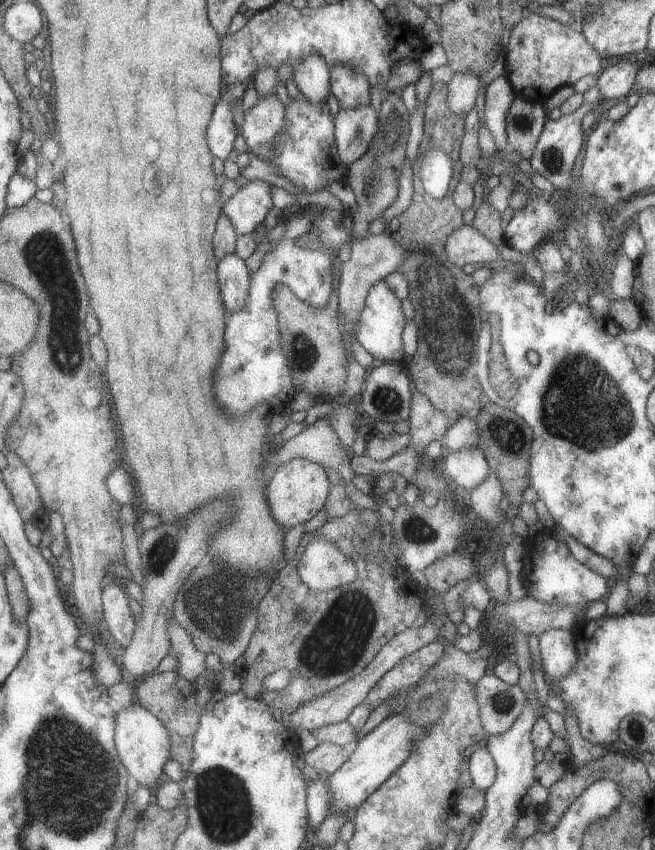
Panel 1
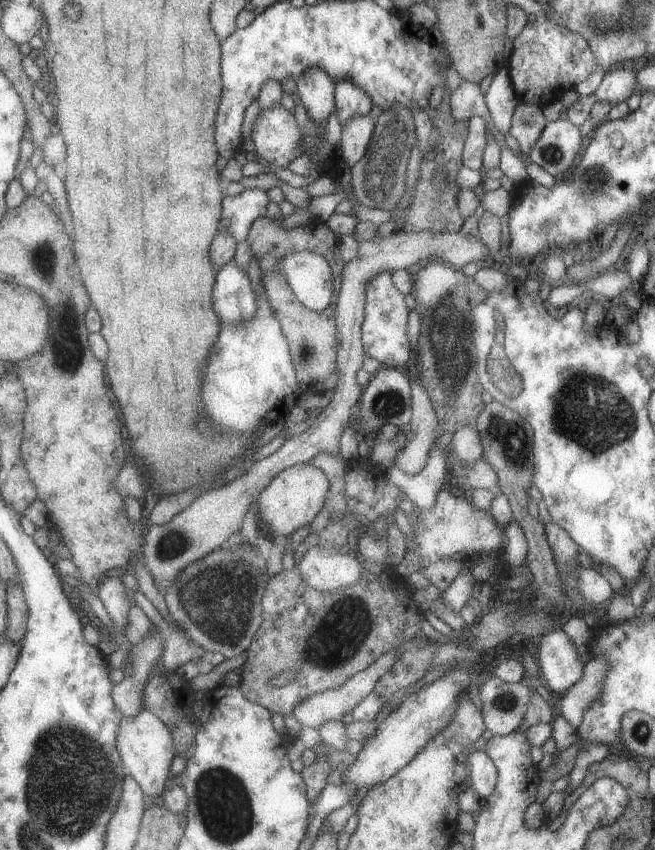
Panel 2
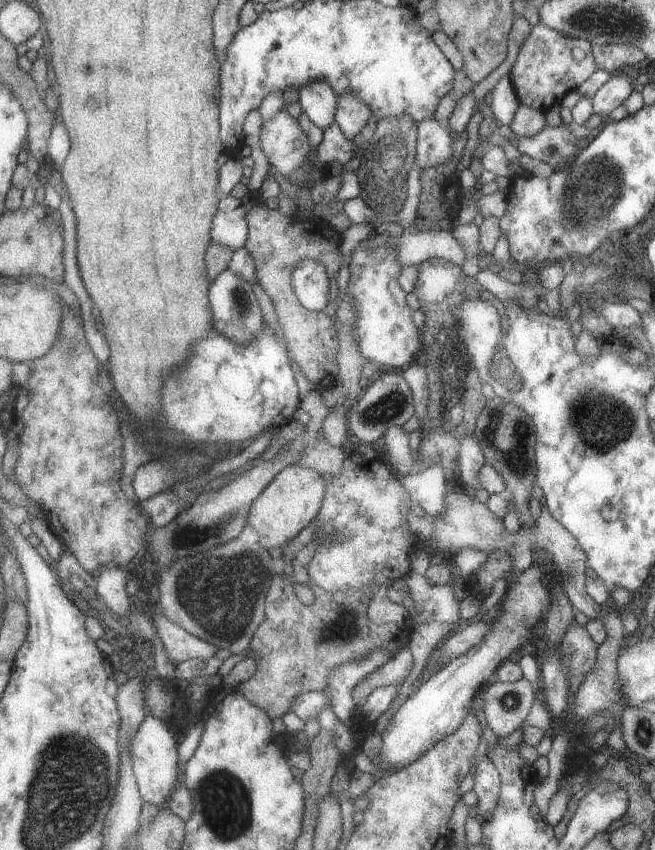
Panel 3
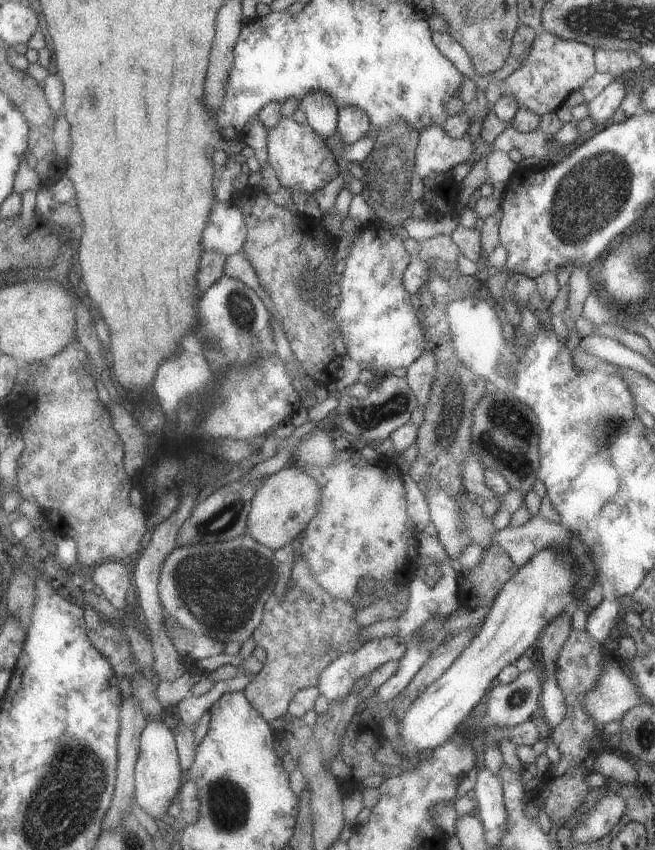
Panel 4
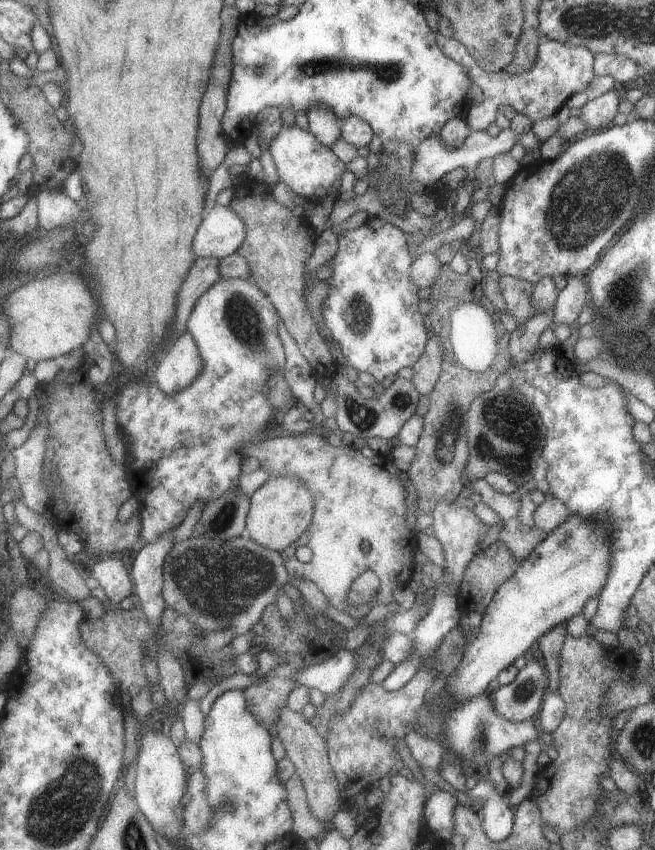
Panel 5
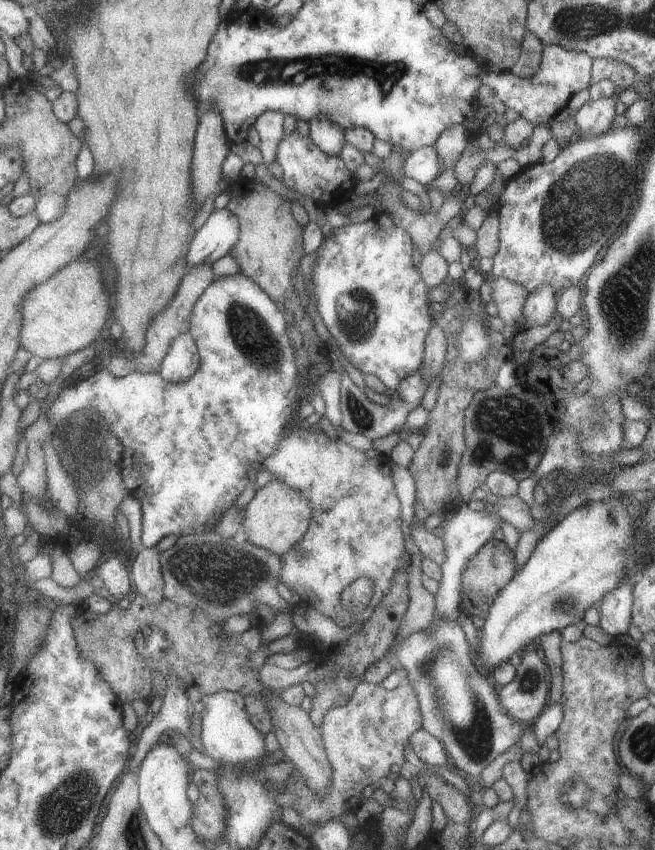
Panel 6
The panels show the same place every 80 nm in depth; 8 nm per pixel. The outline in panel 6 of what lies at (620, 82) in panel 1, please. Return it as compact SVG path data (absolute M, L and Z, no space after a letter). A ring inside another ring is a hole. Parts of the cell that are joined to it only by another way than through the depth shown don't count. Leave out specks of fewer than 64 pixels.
M601 97L594 101L589 98L579 110L573 112L572 119L587 137L603 135L612 129L615 103L615 97Z

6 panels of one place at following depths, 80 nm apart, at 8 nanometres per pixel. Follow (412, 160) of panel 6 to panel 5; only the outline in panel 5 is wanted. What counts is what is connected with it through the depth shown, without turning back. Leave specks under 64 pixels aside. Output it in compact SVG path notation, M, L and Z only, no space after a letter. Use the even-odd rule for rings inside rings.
M508 129L501 130L497 136L489 136L485 131L470 131L463 144L458 149L446 148L446 144L433 135L427 140L424 140L417 148L415 148L415 160L413 163L413 180L419 181L424 187L433 188L439 183L442 178L455 168L462 168L466 171L467 177L473 179L473 171L475 166L483 158L493 158L496 154L511 152L512 147L519 142L527 149L534 149L540 146L540 142L534 137L534 134L529 131L527 134L516 137L513 132Z

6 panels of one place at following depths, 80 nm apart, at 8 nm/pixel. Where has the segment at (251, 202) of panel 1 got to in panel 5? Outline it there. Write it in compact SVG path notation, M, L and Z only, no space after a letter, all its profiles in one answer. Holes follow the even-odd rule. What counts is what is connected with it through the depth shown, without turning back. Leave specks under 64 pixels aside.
M216 203L199 228L193 250L198 258L221 260L238 253L246 236L247 228L241 216L229 205Z

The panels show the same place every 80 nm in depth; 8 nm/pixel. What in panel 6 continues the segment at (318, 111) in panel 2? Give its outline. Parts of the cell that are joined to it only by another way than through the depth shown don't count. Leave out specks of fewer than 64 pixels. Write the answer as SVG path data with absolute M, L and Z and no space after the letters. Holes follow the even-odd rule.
M314 118L310 122L311 137L315 144L329 156L339 157L348 140L346 130L331 119Z

